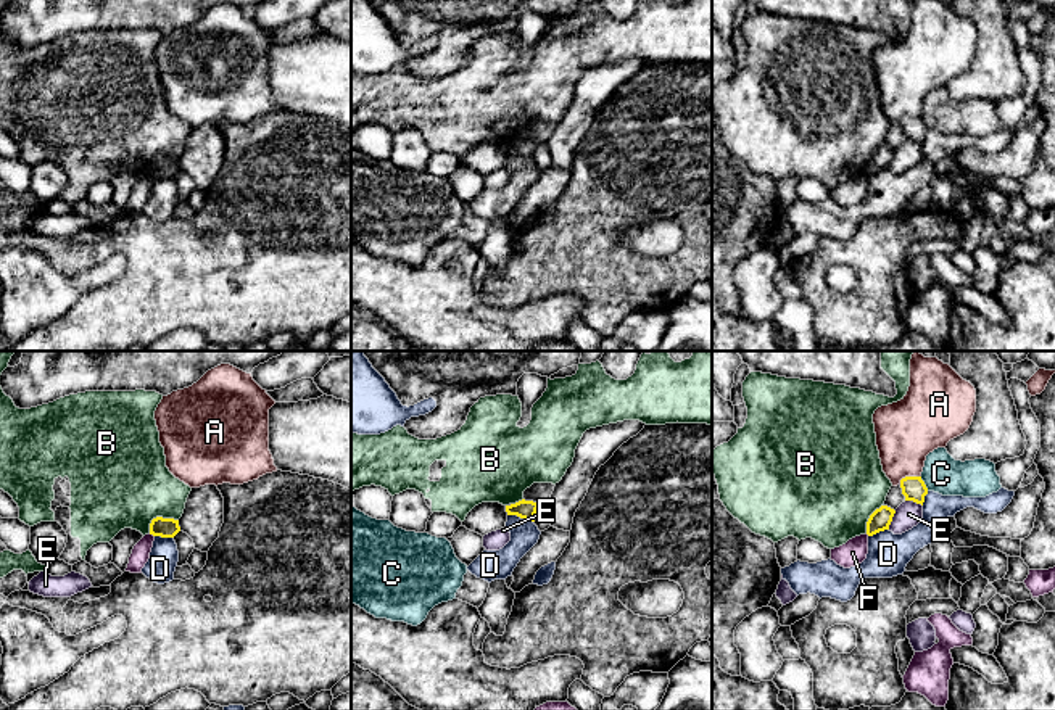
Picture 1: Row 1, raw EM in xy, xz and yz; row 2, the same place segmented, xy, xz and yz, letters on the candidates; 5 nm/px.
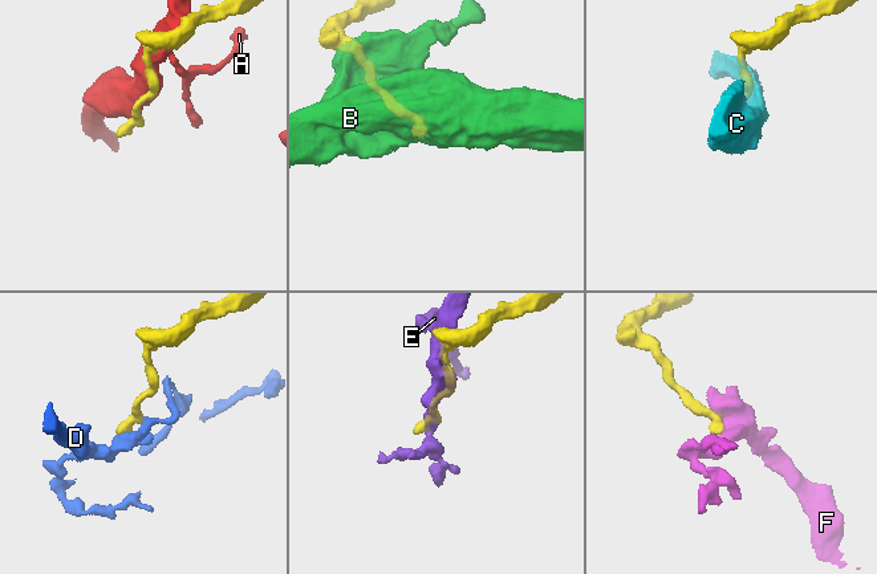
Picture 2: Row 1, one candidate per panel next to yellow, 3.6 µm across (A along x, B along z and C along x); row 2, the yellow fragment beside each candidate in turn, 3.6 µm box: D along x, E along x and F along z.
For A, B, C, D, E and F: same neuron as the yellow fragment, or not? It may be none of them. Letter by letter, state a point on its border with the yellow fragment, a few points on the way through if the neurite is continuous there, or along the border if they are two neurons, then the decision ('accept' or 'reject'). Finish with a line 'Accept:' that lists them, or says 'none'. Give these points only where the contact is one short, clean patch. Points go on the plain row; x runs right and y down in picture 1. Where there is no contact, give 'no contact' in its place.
A: contact yz (909, 116); reject
B: contact xy (158, 156); reject
C: contact yz (923, 123); reject
D: contact xz (521, 156); reject
E: contact yz (891, 160); reject
F: contact xy (152, 173); border xy (148, 173), (153, 176); reject
Accept: none

